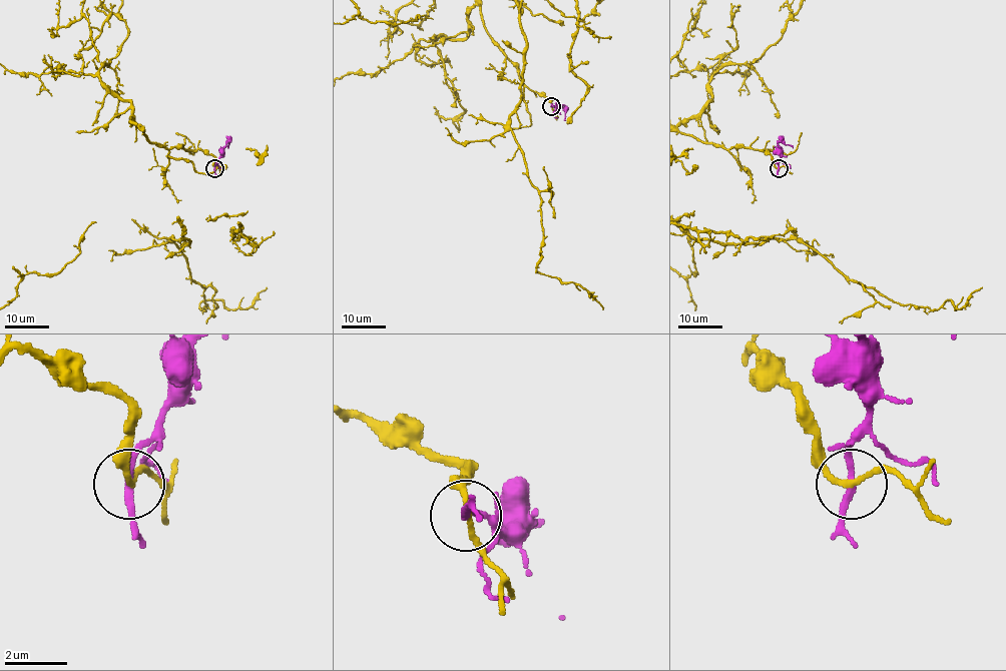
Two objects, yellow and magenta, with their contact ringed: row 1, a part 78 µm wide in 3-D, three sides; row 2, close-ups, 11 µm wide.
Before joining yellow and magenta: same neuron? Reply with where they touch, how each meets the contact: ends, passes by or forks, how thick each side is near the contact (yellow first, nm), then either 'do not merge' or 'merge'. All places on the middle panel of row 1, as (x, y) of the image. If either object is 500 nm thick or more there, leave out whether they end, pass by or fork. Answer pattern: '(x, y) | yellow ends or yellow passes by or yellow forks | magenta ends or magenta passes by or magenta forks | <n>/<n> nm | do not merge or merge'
(551, 106) | yellow passes by | magenta passes by | 160/200 nm | do not merge

